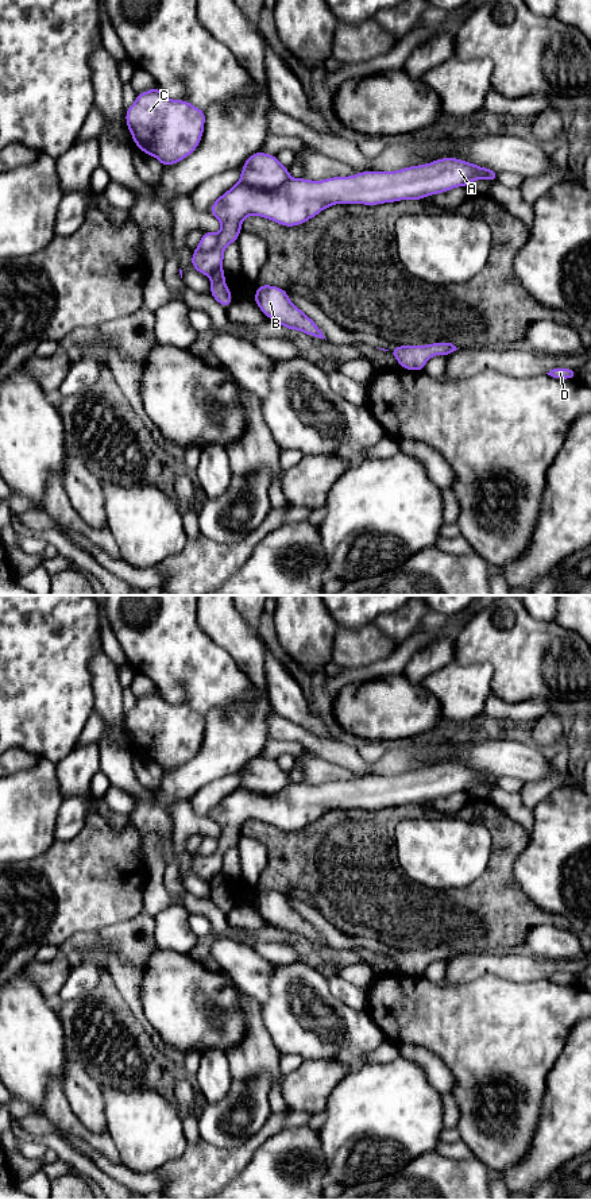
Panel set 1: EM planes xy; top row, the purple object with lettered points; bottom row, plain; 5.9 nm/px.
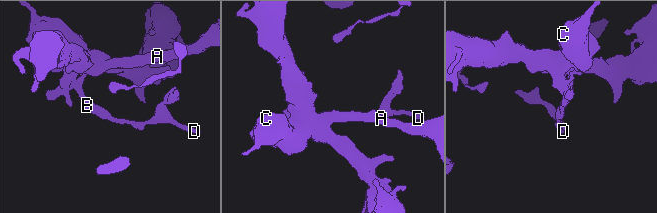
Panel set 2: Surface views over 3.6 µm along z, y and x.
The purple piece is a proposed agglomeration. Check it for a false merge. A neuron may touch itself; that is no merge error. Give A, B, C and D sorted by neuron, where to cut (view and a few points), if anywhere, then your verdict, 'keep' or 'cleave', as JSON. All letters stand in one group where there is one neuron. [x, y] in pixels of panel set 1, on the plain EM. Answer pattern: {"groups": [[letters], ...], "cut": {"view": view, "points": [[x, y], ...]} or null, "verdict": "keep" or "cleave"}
{"groups": [["A", "C"], ["B", "D"]], "cut": {"view": "xy", "points": [[290, 783], [273, 794], [257, 794], [239, 787]]}, "verdict": "cleave"}

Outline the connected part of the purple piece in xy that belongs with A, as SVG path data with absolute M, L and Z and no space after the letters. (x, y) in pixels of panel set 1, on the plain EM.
M445 761L426 769L395 776L366 775L348 782L322 786L290 783L281 792L260 795L237 787L223 798L209 814L221 827L219 849L212 856L193 854L190 871L210 881L224 867L224 854L237 846L242 827L255 819L283 831L297 831L335 809L379 810L424 802L468 791L484 783L497 787L499 778L459 763Z

